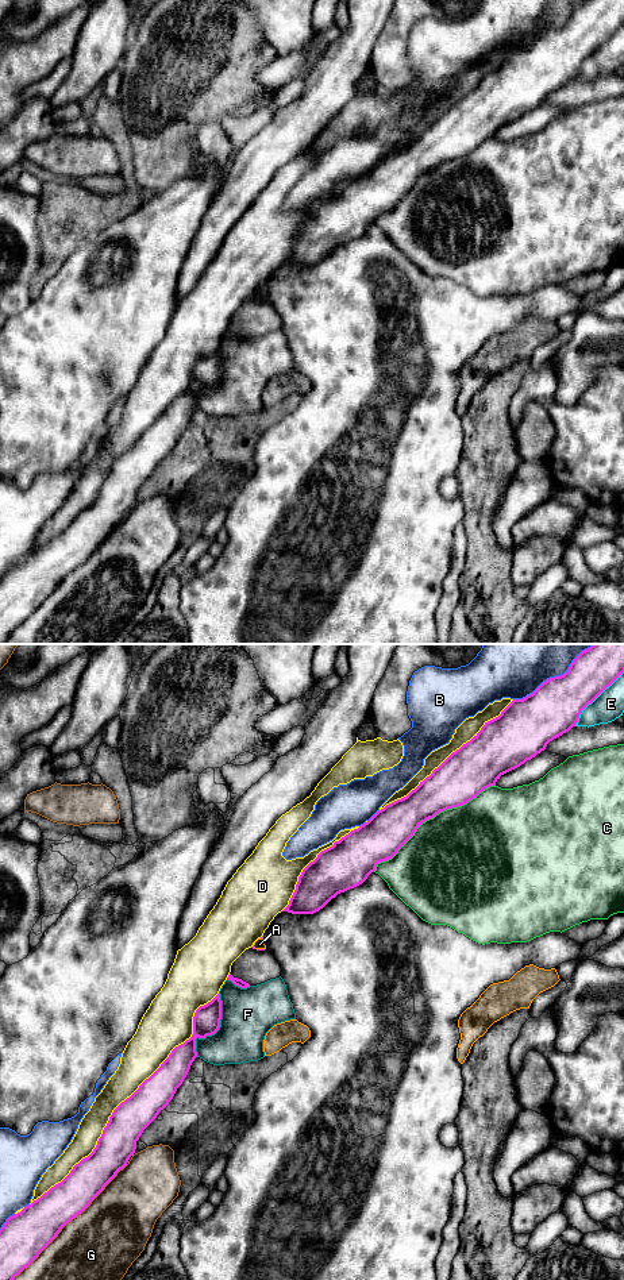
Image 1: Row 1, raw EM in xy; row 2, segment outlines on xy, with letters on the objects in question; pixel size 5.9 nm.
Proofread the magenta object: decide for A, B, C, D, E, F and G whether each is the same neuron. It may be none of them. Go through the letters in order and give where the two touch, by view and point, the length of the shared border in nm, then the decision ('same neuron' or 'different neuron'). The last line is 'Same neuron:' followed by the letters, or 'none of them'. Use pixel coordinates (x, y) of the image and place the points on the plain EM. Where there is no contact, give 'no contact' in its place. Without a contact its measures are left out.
A: xy (258, 301) | 80 nm | different neuron
B: xy (551, 30) | 550 nm | different neuron
C: xy (431, 169) | 900 nm | different neuron
D: xy (126, 451) | 1700 nm | different neuron
E: xy (594, 50) | 440 nm | different neuron
F: xy (216, 382) | 400 nm | different neuron
G: xy (64, 577) | 1050 nm | different neuron
Same neuron: none of them

